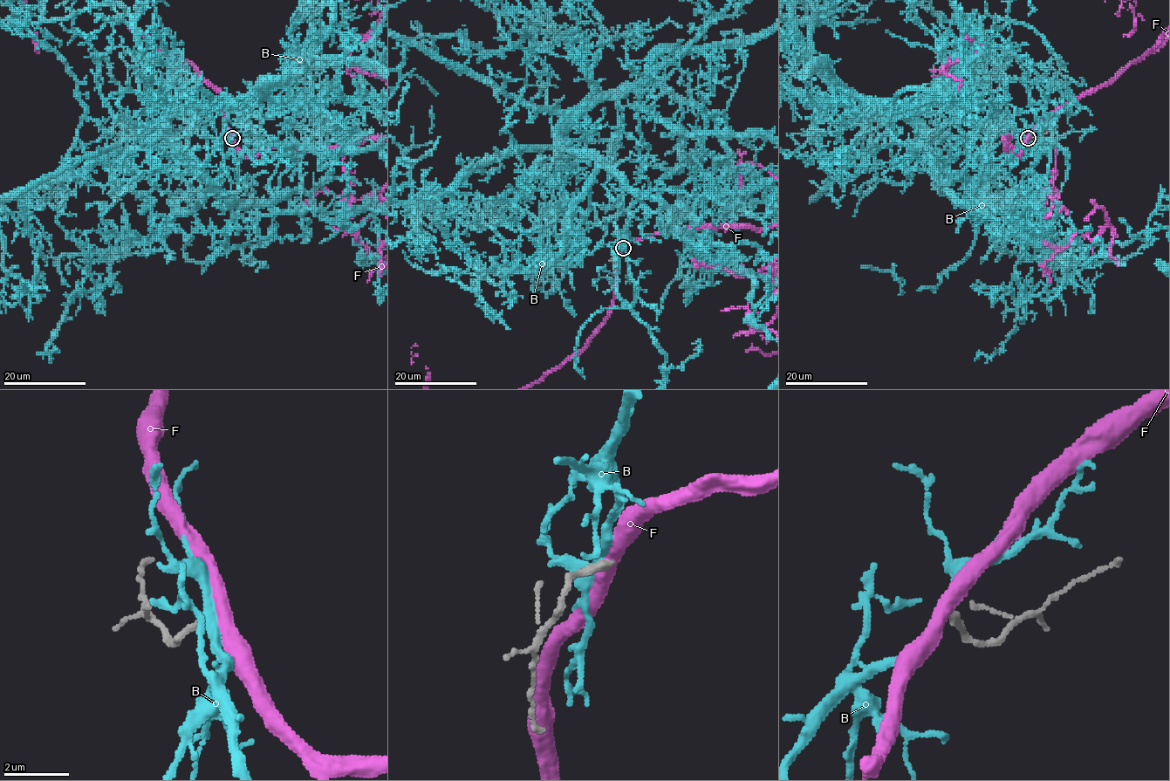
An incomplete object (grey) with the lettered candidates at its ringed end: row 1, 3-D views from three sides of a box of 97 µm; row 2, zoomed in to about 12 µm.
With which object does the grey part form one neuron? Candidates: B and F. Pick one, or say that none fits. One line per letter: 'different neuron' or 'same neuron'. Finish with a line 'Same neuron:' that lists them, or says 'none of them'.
B: different neuron
F: same neuron
Same neuron: F

